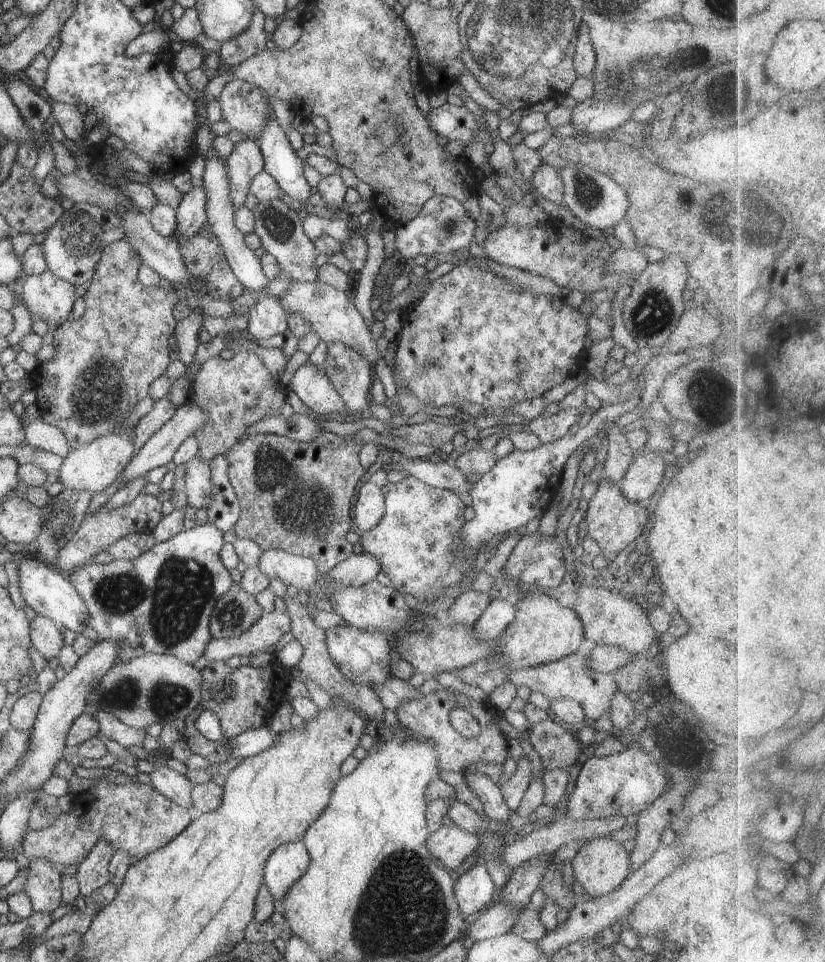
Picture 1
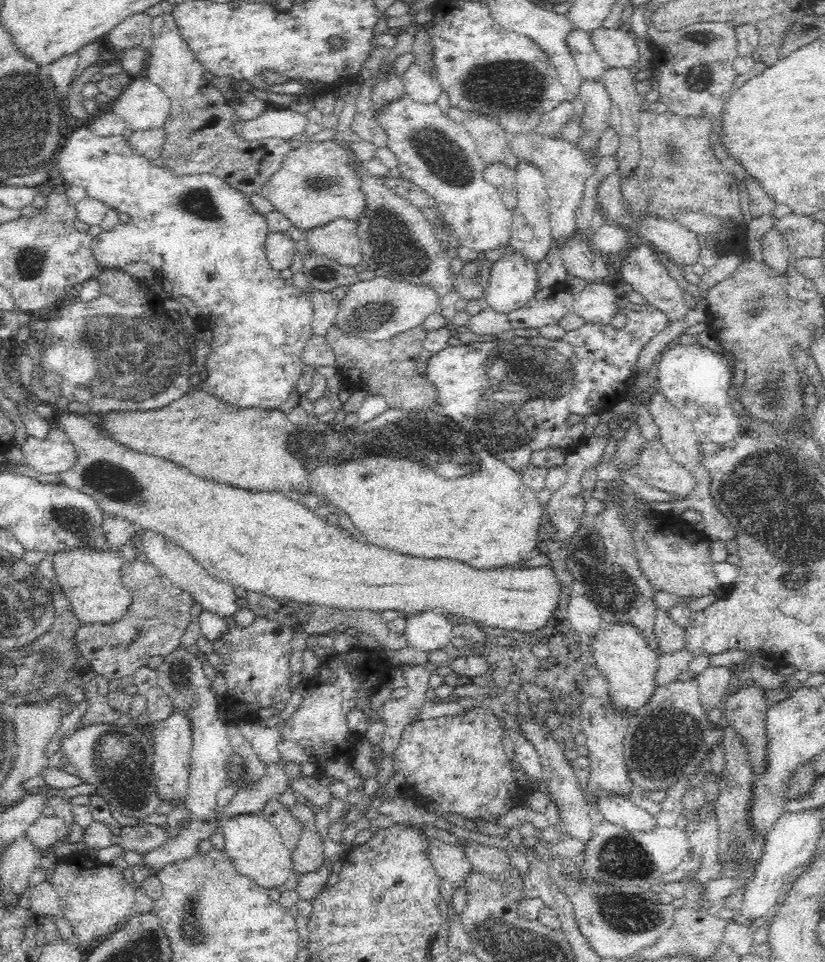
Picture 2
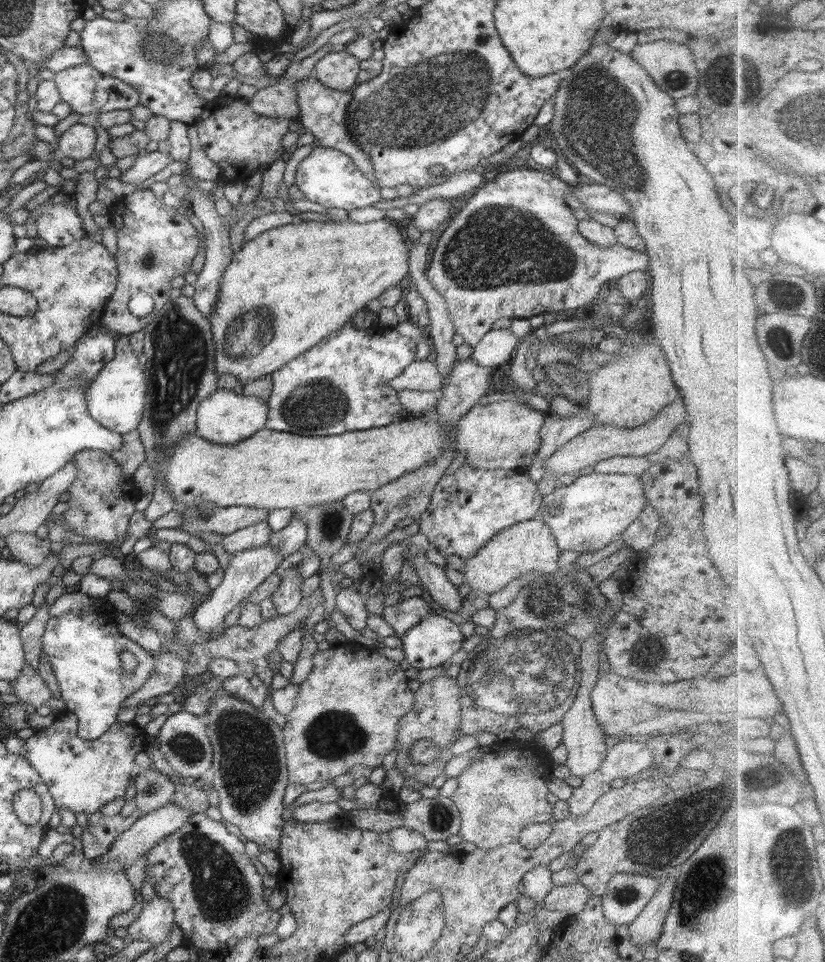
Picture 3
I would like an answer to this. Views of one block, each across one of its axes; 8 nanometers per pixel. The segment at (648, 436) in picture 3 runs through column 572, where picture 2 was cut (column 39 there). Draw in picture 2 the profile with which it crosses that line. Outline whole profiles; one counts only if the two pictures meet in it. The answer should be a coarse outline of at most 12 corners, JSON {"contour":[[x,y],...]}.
{"contour":[[60,428],[44,440],[29,435],[24,464],[37,474],[60,474],[77,459]]}

